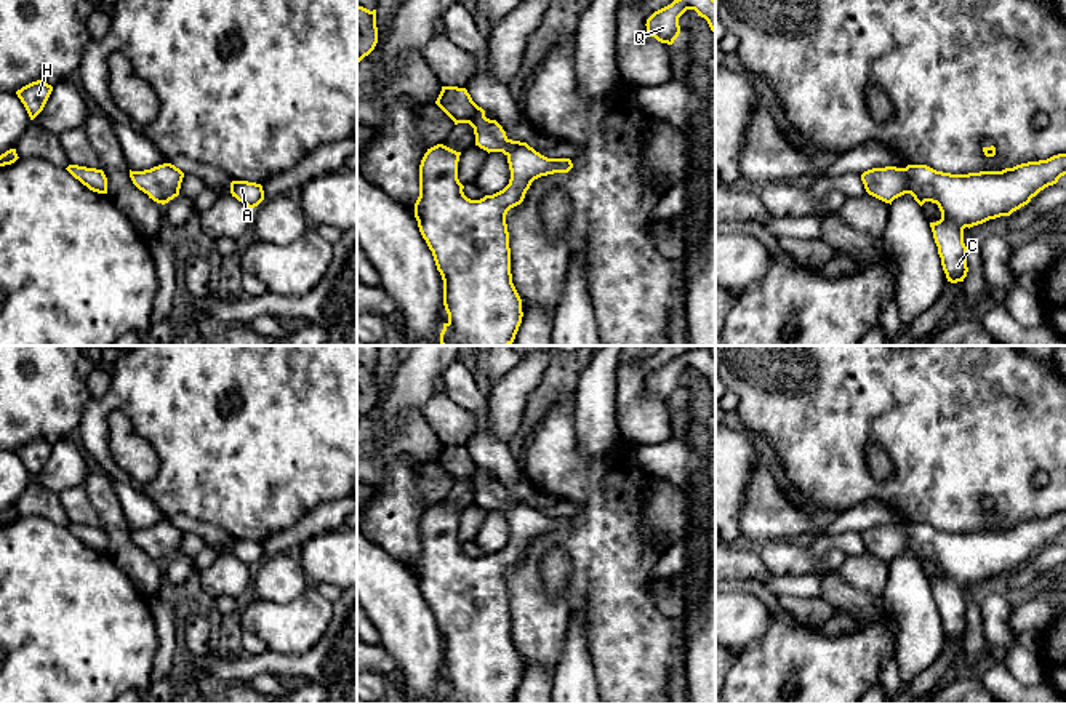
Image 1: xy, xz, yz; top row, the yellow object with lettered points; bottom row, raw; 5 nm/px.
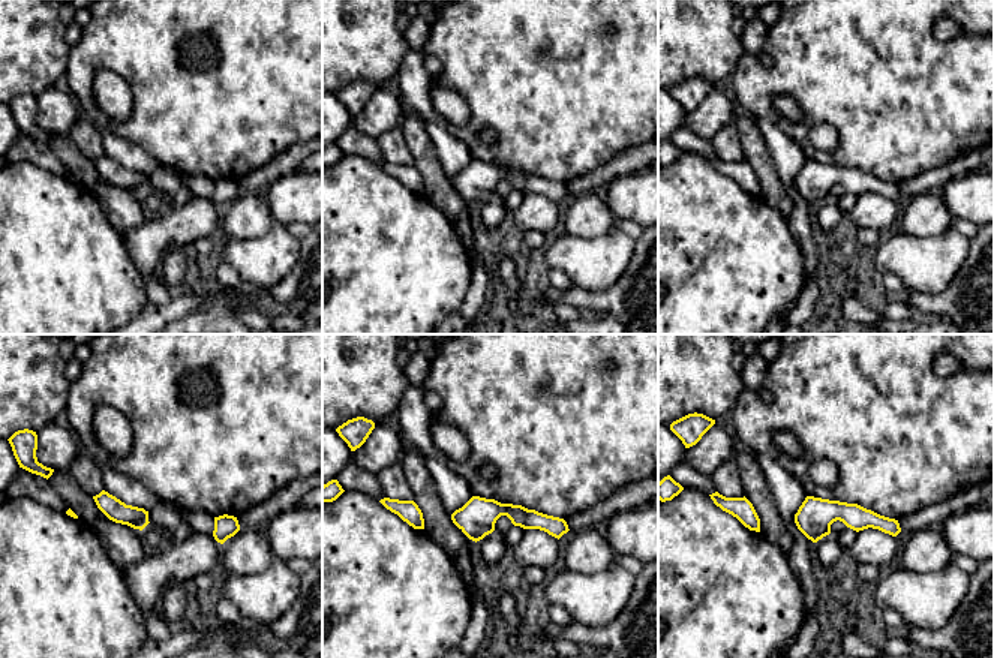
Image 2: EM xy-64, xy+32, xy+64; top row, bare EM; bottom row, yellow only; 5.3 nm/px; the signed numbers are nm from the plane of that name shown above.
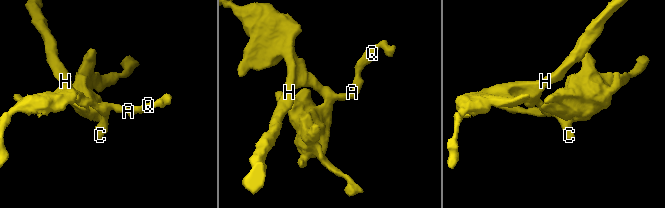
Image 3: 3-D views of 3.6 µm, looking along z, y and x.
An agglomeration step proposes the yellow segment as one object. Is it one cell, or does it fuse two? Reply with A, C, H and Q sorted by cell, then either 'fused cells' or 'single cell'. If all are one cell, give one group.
A C H Q; single cell

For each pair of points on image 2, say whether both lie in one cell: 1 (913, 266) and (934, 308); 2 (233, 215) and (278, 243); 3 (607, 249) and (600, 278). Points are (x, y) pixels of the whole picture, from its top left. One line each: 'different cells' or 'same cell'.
1: different cells
2: different cells
3: same cell

